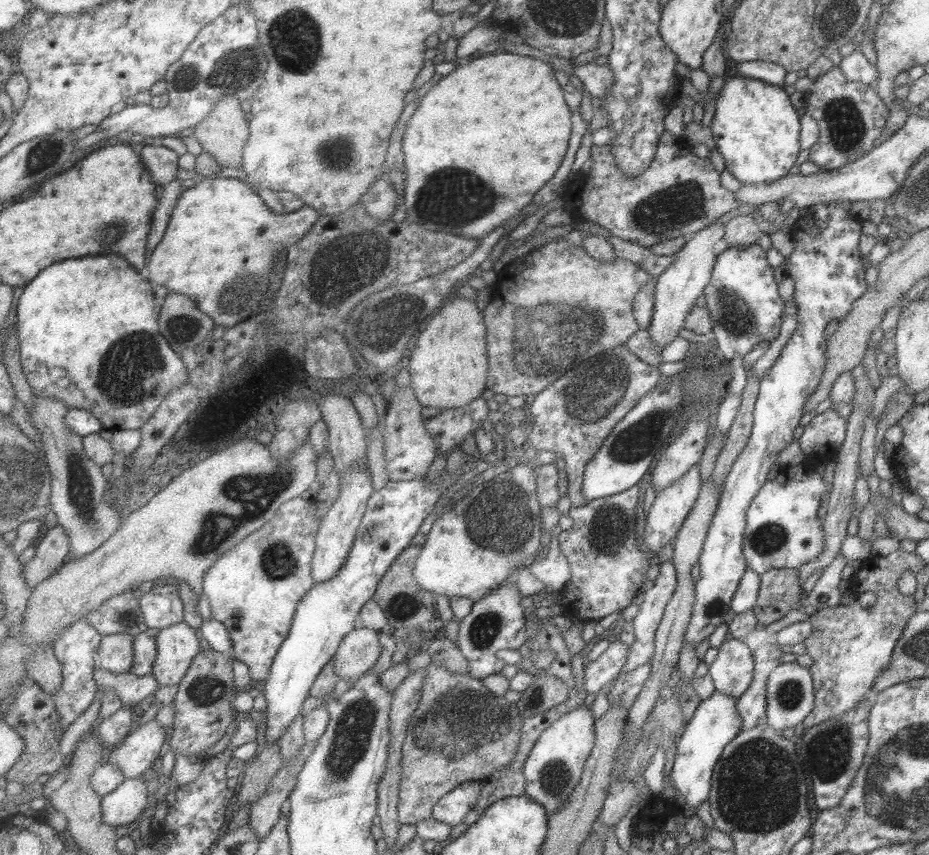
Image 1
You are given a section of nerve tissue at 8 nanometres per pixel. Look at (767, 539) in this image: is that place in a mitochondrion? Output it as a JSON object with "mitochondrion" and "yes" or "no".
{"mitochondrion":"yes"}

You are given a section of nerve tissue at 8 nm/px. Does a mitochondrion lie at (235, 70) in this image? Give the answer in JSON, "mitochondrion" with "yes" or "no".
{"mitochondrion":"yes"}

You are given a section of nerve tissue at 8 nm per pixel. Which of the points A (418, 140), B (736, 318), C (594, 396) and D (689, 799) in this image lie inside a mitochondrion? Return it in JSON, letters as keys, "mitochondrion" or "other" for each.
{"A":"other","B":"mitochondrion","C":"mitochondrion","D":"other"}

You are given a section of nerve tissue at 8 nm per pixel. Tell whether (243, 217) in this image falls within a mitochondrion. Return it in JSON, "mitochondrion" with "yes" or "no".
{"mitochondrion":"no"}

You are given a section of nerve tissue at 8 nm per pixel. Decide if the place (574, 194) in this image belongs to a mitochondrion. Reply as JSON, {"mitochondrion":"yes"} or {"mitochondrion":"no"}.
{"mitochondrion":"no"}

